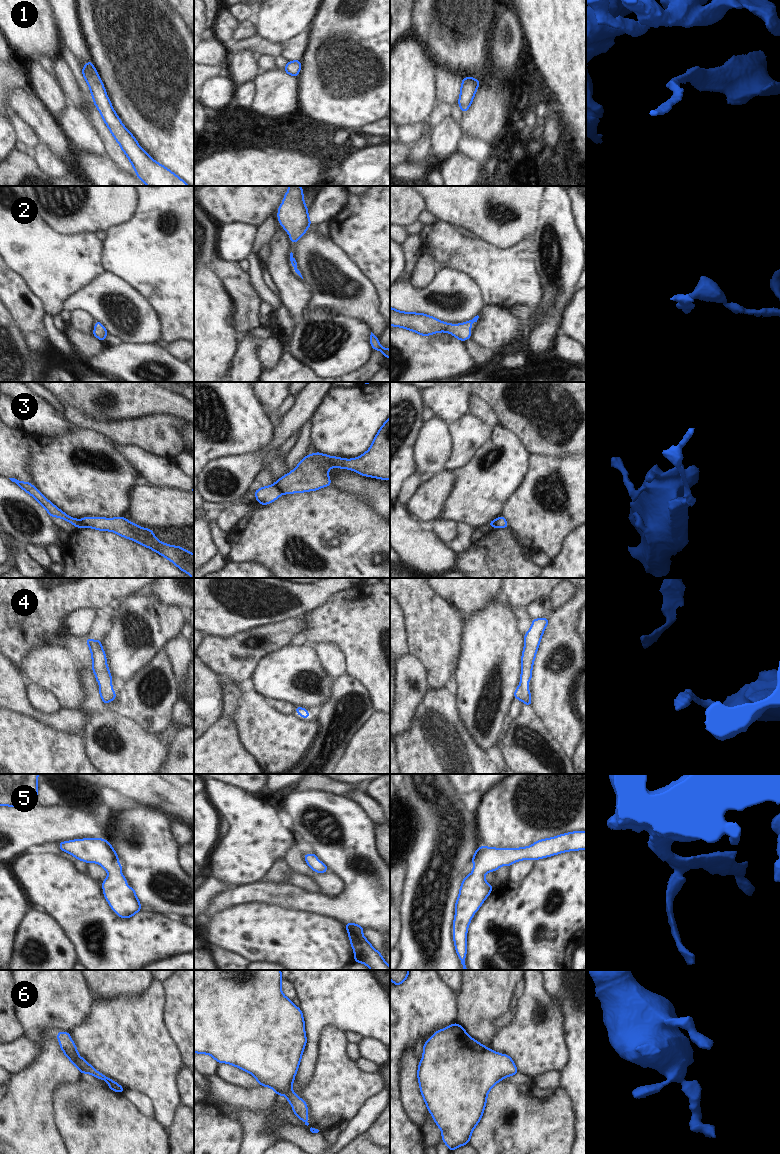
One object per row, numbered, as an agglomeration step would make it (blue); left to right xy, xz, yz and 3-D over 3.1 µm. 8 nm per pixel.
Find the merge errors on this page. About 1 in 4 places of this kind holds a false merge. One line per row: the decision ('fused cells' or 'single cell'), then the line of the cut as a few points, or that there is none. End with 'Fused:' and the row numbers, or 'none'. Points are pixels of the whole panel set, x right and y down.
1: single cell; no cut
2: single cell; no cut
3: fused cells; cut in xz along (273, 484), (282, 493)
4: single cell; no cut
5: single cell; no cut
6: single cell; no cut
Fused: 3

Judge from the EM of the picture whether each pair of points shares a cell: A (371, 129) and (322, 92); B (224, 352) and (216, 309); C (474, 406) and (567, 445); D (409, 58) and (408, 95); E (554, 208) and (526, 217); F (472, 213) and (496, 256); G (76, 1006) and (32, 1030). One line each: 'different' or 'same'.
A: different
B: same
C: different
D: same
E: different
F: different
G: same

